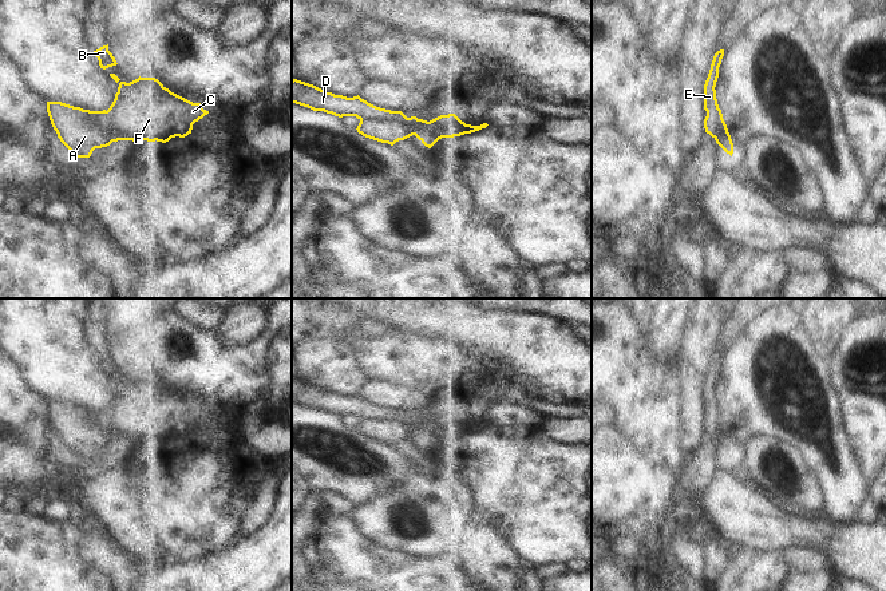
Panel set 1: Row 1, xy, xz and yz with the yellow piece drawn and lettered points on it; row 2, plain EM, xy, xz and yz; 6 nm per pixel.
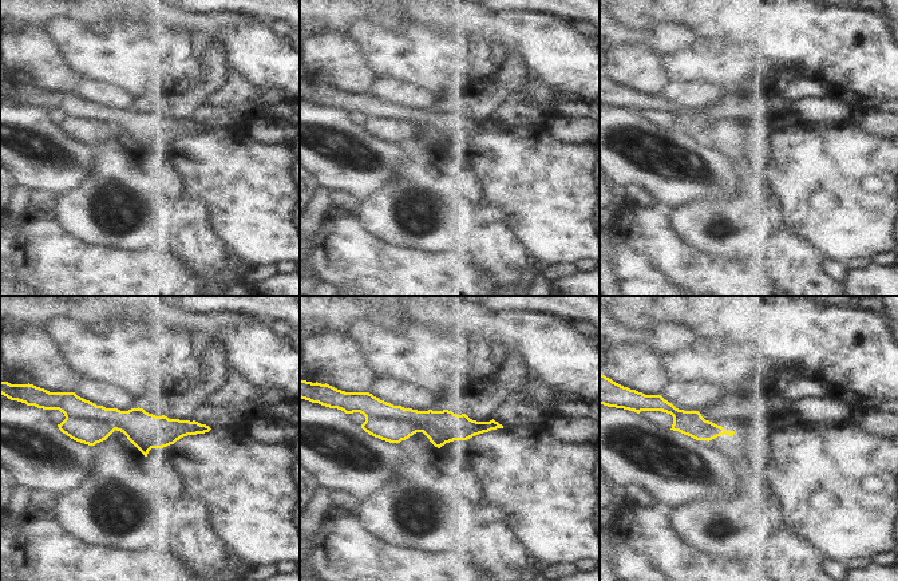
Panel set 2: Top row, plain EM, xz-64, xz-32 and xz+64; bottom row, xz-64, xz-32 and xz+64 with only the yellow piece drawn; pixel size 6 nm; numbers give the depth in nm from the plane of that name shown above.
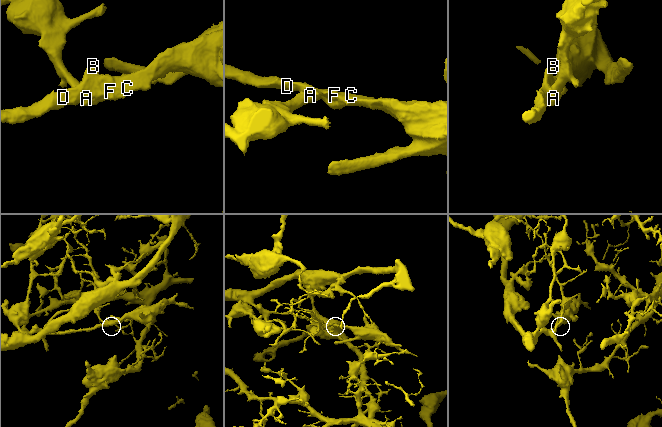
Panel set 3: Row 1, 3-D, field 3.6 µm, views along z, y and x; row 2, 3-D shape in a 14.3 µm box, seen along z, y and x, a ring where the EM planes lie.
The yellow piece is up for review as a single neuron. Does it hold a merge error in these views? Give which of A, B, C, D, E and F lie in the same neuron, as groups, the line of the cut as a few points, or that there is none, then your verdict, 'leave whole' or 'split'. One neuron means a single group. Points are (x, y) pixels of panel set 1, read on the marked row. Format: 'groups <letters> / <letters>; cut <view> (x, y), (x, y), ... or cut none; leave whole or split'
groups A / B C D E F; cut xz (360, 121), (402, 121), (414, 134); split

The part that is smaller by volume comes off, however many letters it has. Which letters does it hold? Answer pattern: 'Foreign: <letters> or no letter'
Foreign: A.

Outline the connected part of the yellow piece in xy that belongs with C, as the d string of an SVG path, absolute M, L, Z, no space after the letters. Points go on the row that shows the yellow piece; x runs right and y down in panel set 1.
M115 74L110 76L119 84L110 108L83 111L114 142L166 143L175 136L185 138L191 134L193 124L209 114L201 103L193 103L171 92L155 78L139 76L126 83Z

